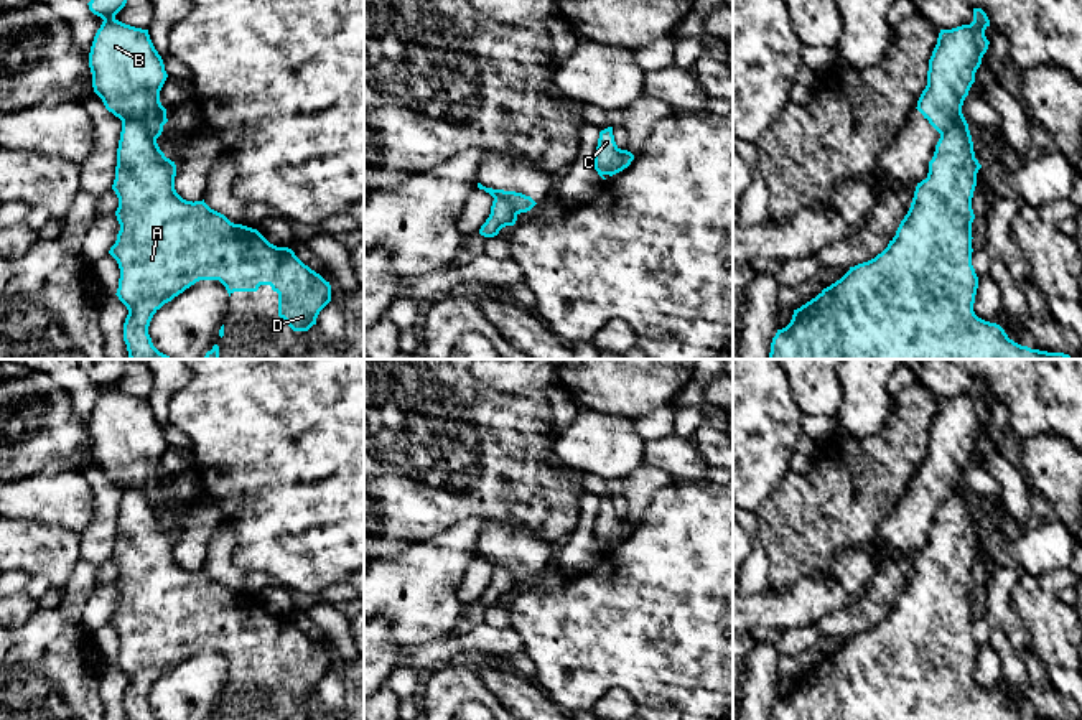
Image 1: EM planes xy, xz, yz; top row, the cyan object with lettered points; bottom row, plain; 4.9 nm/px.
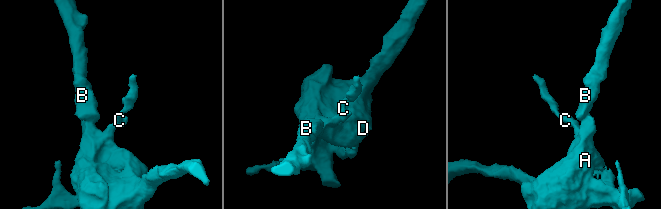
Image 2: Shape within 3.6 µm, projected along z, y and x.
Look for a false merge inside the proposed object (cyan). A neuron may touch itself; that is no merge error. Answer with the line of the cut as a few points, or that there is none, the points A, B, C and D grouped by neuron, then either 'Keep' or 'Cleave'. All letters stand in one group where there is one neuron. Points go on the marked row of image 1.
Split along xy (122, 121), (137, 121), (155, 139). Groups: A C D / B. Cleave

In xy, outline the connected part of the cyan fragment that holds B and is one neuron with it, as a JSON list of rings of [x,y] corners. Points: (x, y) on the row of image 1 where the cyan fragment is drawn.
[[[91,0],[89,10],[104,21],[91,53],[94,92],[122,122],[137,120],[158,138],[168,122],[160,91],[168,77],[148,30],[125,25],[115,15],[127,0]]]

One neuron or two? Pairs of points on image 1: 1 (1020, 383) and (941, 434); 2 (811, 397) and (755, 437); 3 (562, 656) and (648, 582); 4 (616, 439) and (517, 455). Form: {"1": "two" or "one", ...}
{"1": "two", "2": "two", "3": "one", "4": "two"}

